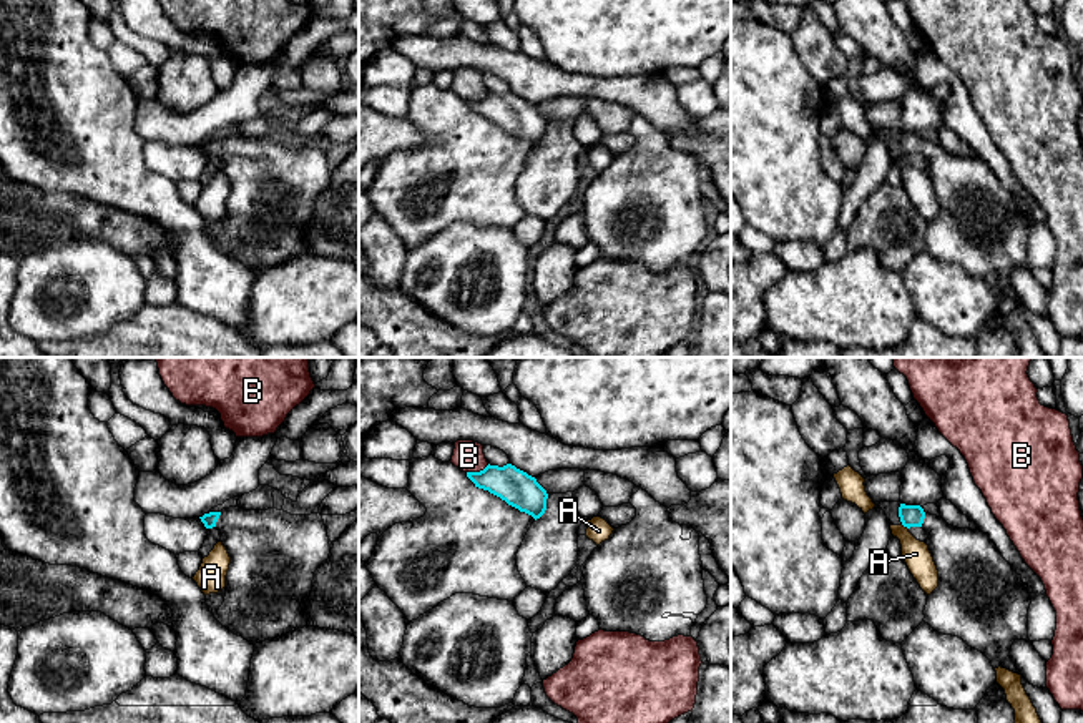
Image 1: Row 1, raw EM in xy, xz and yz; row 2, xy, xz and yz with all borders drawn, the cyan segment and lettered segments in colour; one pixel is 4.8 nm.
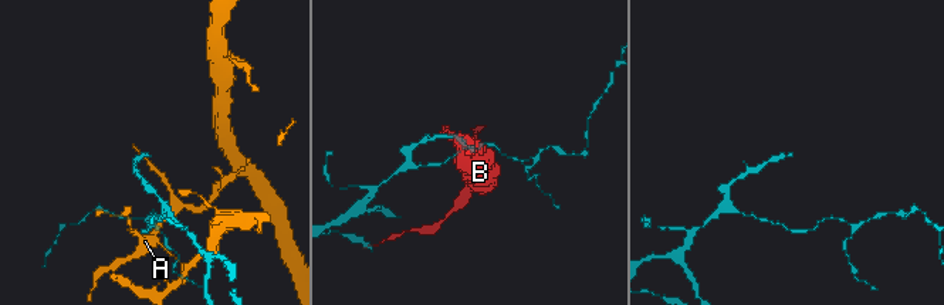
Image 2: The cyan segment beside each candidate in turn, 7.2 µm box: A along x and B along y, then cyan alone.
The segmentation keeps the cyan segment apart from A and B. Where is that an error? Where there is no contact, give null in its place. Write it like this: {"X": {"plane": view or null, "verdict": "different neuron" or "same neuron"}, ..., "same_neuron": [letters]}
{"A": {"plane": "yz", "verdict": "different neuron"}, "B": {"plane": "xz", "verdict": "different neuron"}, "same_neuron": []}

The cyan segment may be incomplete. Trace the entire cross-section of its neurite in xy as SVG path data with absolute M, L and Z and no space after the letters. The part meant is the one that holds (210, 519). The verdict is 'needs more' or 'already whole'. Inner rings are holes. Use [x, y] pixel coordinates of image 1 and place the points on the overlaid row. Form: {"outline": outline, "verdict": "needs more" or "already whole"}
{"outline": "M229 507L199 519L206 529L214 527L221 532L221 542L231 557L218 622L252 645L307 627L306 602L312 590L314 572L329 558L332 543L322 515Z", "verdict": "needs more"}

